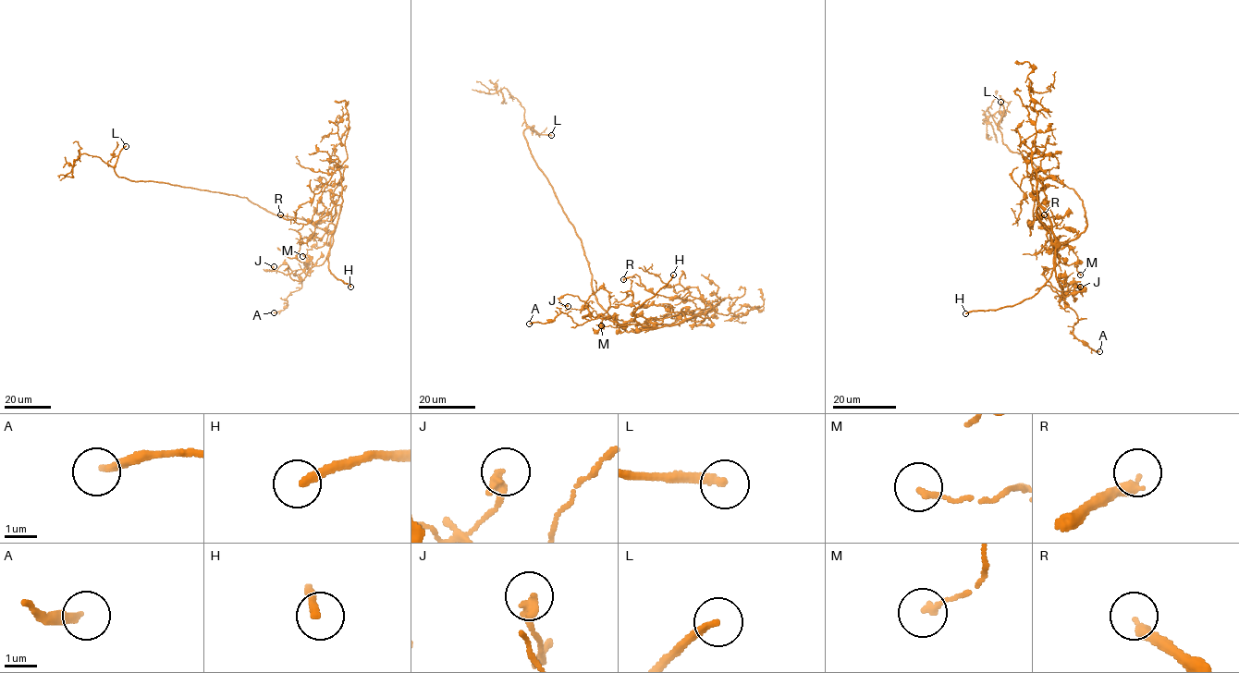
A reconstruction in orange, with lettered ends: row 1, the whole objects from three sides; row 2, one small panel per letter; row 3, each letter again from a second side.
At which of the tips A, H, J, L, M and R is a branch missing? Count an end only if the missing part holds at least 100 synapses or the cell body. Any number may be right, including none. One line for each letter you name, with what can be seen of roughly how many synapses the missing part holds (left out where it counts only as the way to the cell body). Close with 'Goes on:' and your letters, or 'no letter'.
L: Roughly 600 synapses
Goes on: H, L

